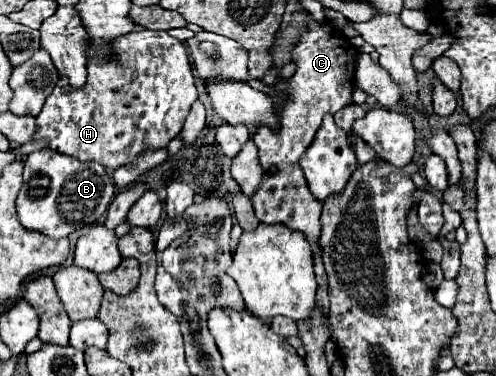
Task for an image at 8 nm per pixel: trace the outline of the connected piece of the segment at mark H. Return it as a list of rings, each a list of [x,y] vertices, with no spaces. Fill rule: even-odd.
[[[132,31],[110,41],[108,49],[100,51],[104,39],[88,39],[88,79],[82,89],[64,87],[64,81],[58,81],[52,95],[48,95],[44,109],[36,117],[36,135],[32,141],[46,141],[46,147],[76,157],[80,161],[96,161],[106,169],[136,167],[136,159],[144,151],[156,151],[166,147],[184,125],[192,103],[198,99],[196,81],[188,61],[188,51],[182,41],[170,37],[166,31]]]

